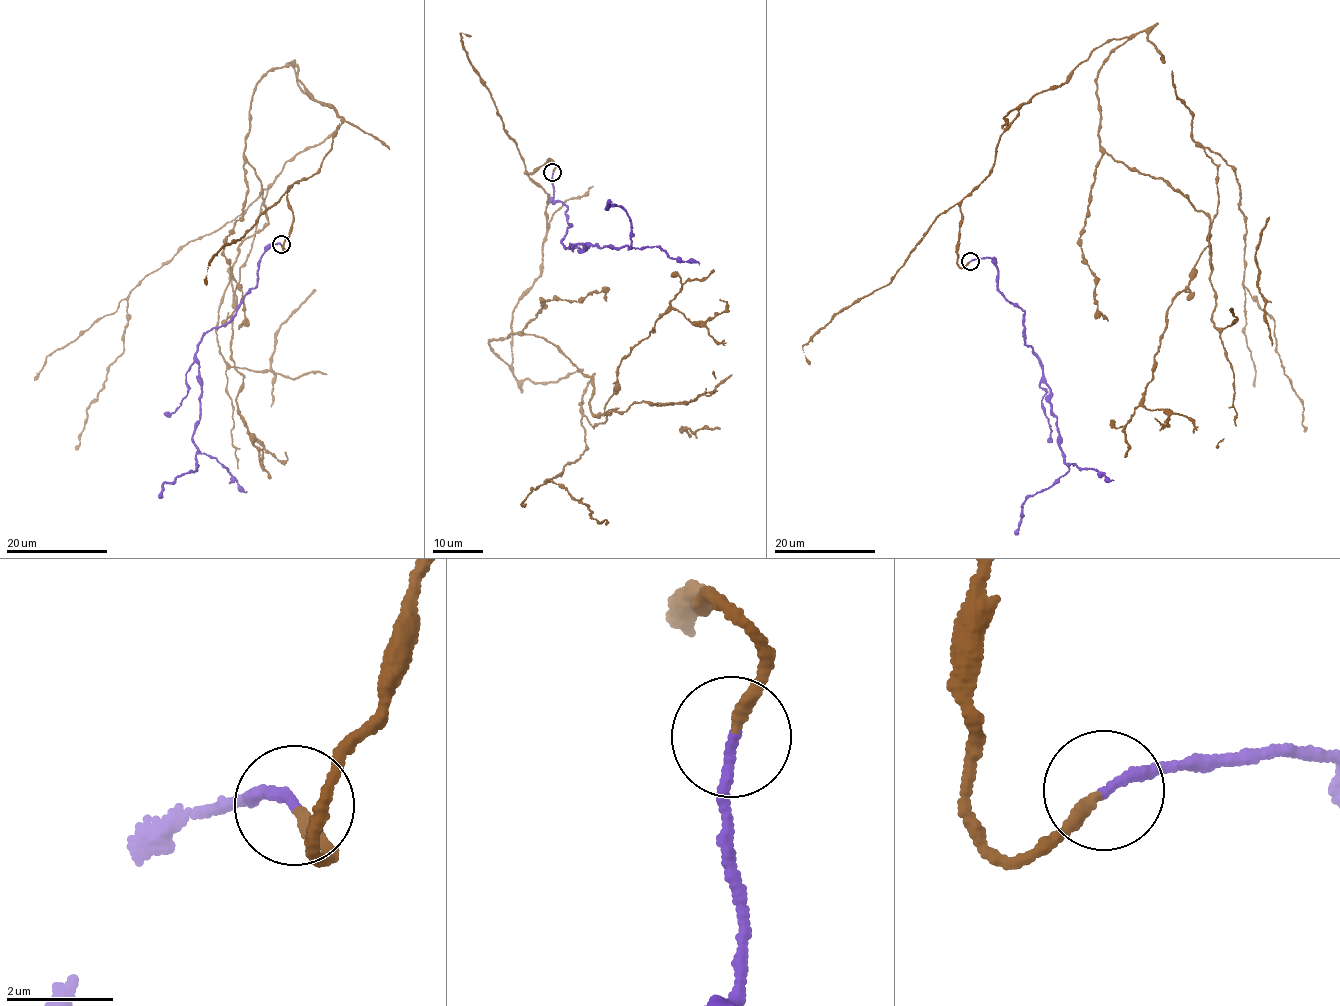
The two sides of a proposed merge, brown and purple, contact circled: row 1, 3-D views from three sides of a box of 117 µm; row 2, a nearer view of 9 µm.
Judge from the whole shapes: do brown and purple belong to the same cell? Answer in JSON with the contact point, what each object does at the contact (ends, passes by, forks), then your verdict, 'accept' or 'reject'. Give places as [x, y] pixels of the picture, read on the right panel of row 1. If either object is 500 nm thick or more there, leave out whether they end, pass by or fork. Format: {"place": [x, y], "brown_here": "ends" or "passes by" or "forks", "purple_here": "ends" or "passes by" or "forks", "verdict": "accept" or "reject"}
{"place": [970, 261], "brown_here": "ends", "purple_here": "ends", "verdict": "accept"}

